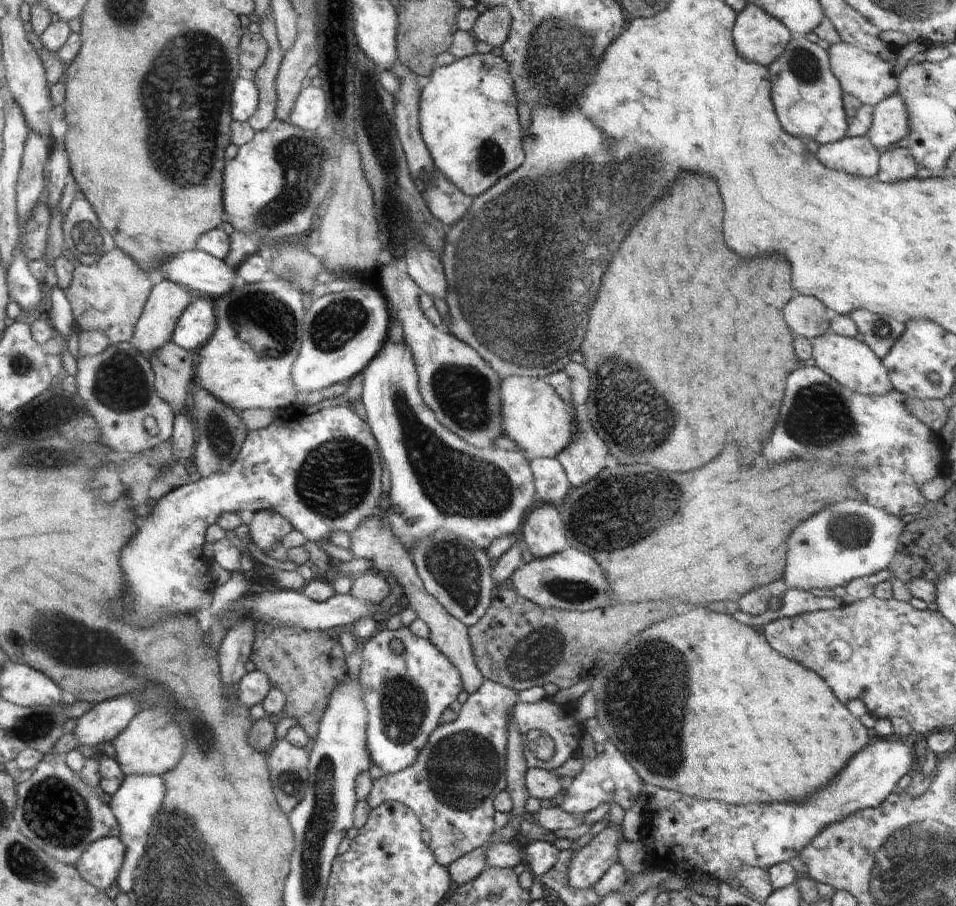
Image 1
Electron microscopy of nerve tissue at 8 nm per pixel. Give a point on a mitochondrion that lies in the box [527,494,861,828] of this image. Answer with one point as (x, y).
(646, 710)

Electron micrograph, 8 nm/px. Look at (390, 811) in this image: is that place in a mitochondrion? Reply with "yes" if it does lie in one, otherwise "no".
no

